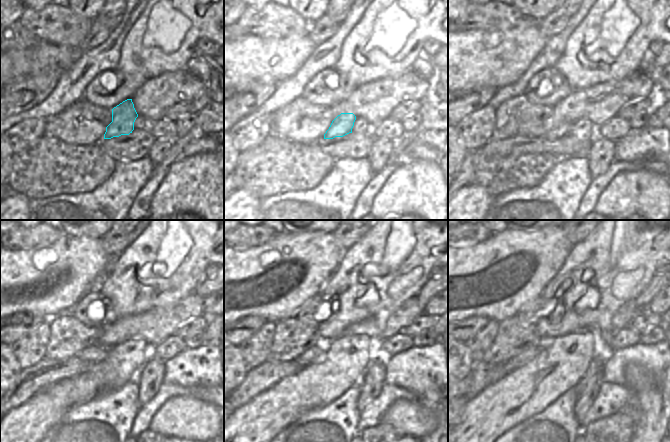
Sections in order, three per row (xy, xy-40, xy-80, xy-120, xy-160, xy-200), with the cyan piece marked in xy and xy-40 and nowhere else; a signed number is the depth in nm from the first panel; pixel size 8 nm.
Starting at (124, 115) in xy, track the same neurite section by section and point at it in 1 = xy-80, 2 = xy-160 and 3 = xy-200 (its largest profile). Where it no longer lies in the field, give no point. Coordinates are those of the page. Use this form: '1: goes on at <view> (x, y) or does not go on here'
1: goes on at xy-80 (562, 129)
2: goes on at xy-160 (312, 354)
3: goes on at xy-200 (519, 360)

